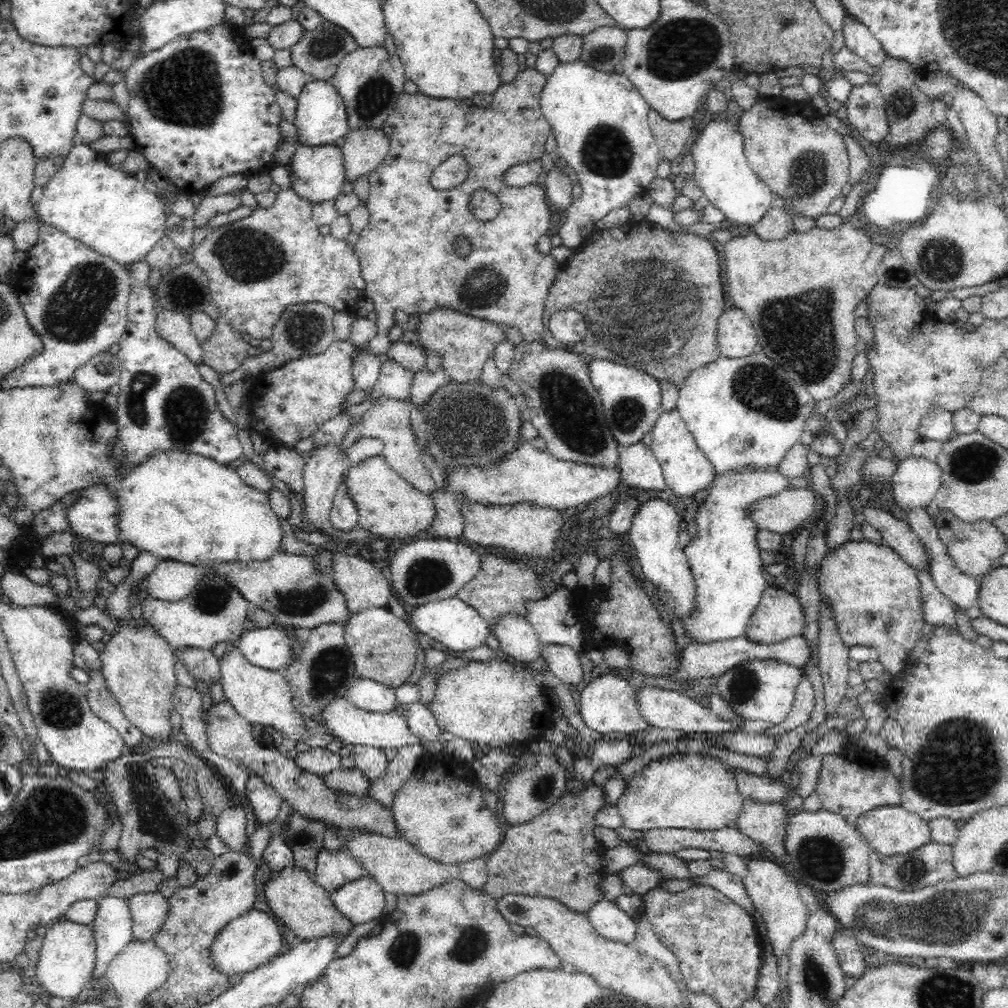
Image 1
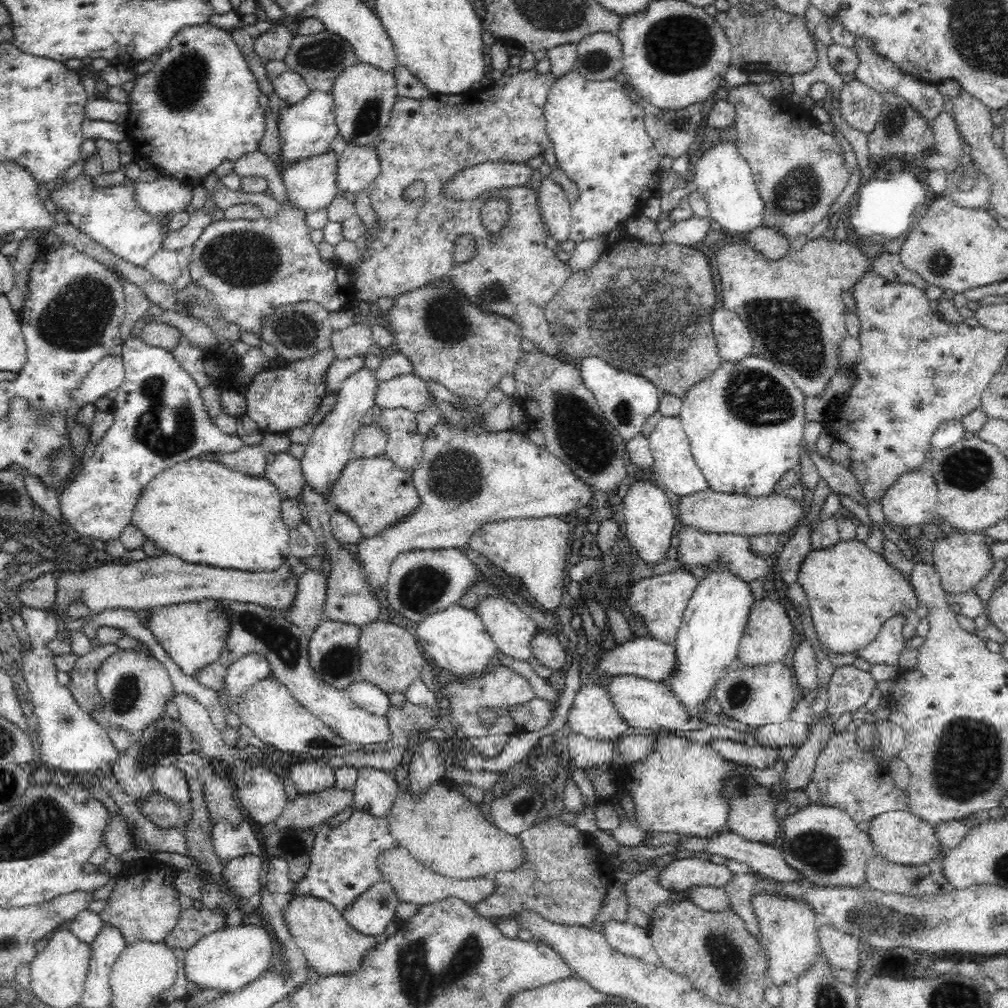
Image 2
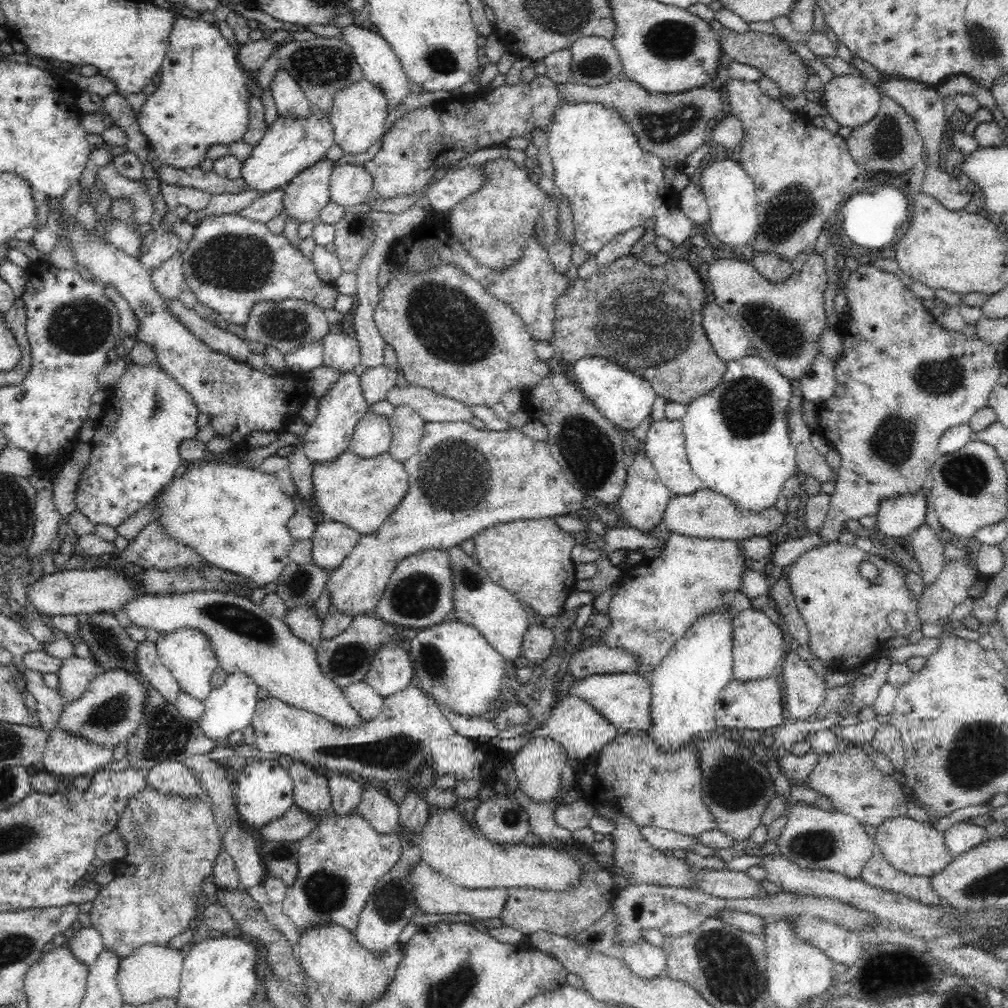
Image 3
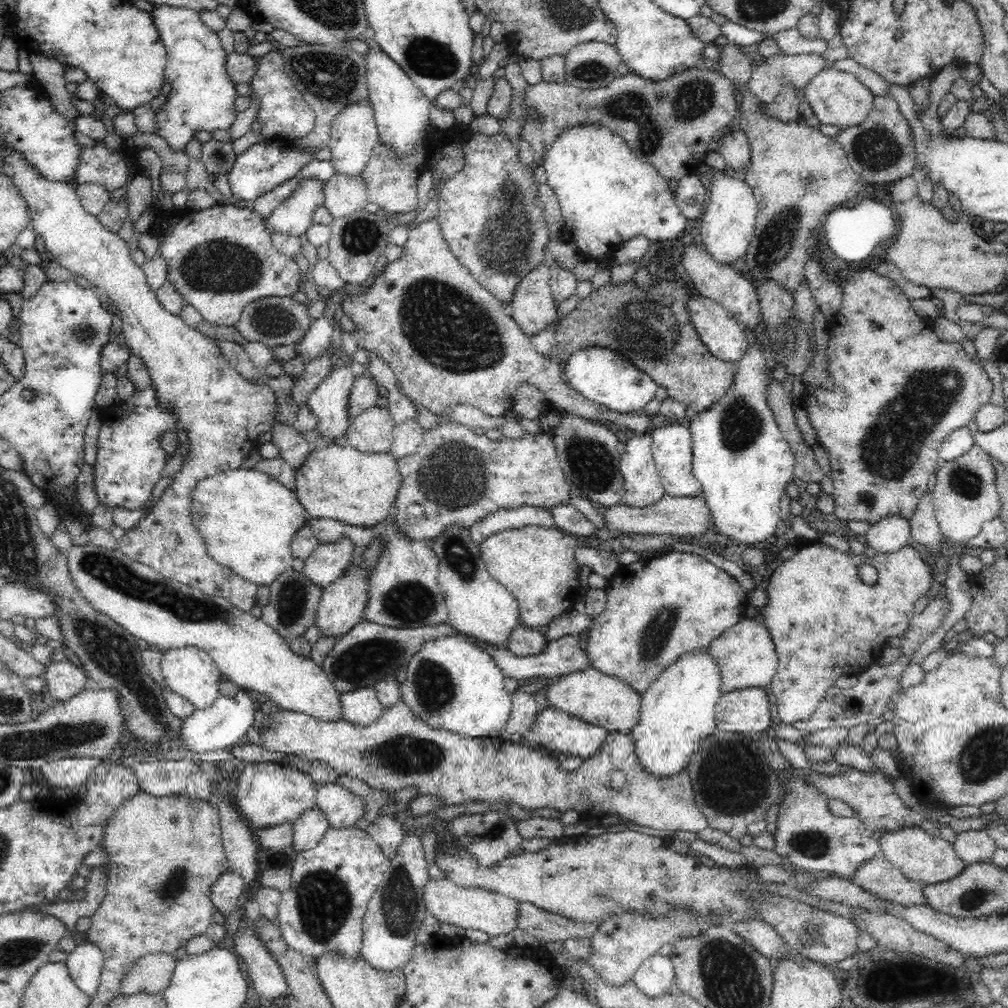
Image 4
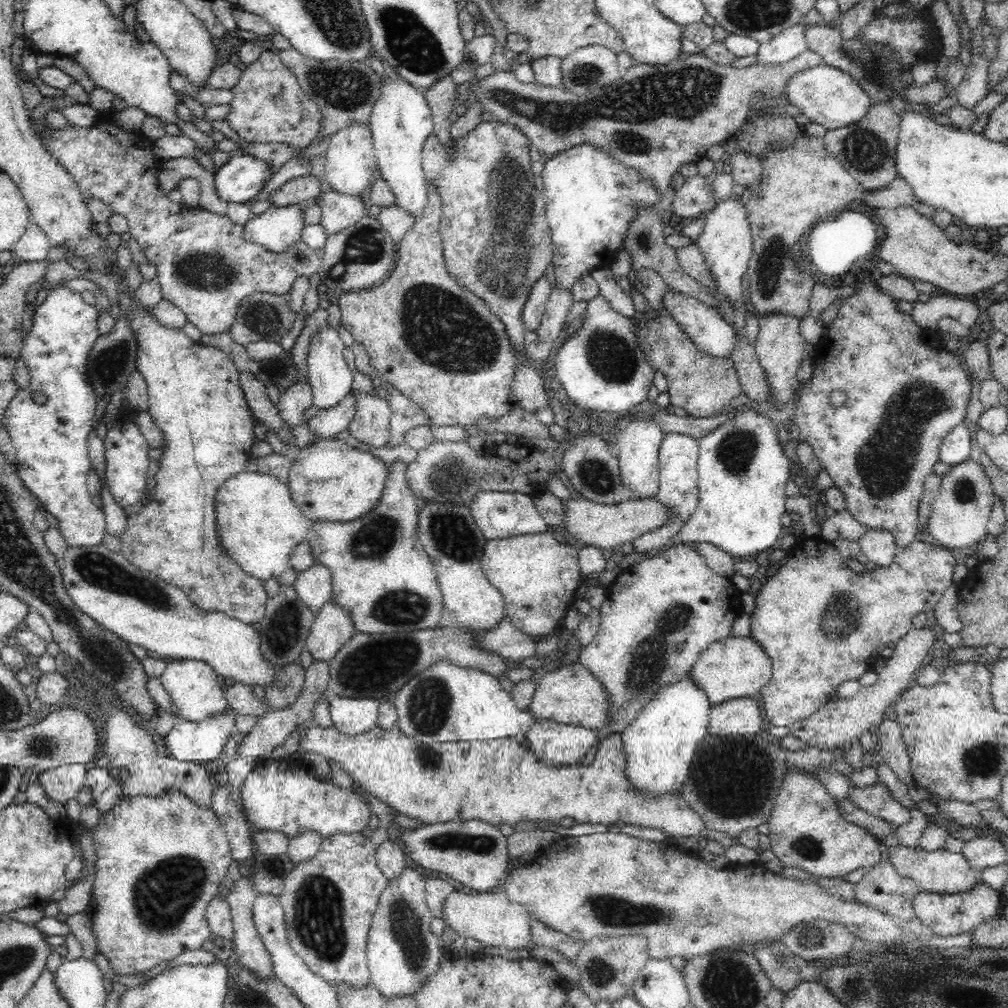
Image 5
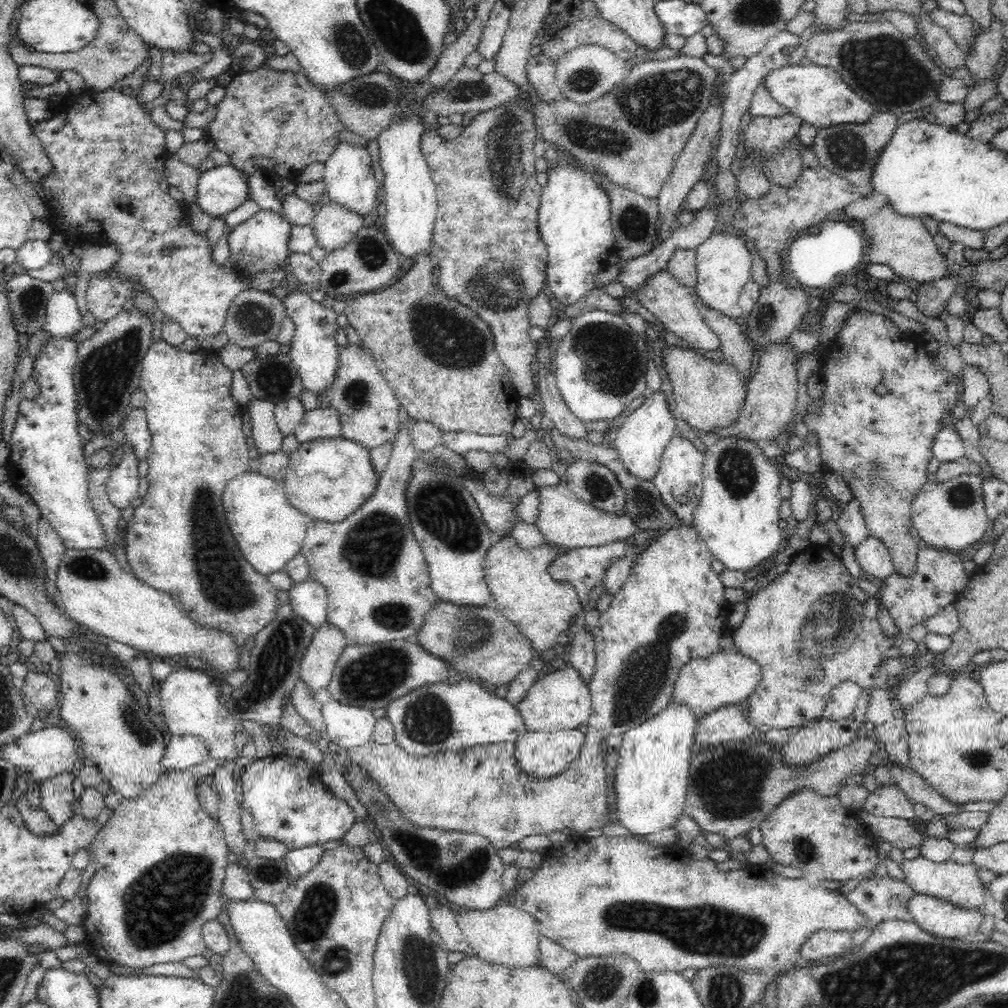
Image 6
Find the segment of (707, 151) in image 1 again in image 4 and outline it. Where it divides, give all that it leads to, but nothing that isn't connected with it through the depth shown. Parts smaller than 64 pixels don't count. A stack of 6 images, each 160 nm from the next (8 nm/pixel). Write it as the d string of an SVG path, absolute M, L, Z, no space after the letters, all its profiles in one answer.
M715 172L712 186L708 191L708 201L701 215L700 236L706 252L718 264L731 266L746 256L755 234L757 208L752 188L742 177L732 173Z

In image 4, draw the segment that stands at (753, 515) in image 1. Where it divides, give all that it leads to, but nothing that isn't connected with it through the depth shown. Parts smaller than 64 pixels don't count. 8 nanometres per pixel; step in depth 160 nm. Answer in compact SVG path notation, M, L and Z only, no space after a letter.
M664 493L664 497L651 506L635 508L627 505L615 505L600 511L603 529L620 534L669 534L674 536L699 536L712 530L712 517L702 494L696 498L678 498Z

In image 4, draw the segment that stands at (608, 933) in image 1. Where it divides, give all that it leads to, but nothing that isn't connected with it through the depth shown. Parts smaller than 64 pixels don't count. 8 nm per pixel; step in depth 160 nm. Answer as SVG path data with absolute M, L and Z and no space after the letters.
M656 953L638 967L632 982L646 996L656 998L676 992L674 975L675 968L671 959Z

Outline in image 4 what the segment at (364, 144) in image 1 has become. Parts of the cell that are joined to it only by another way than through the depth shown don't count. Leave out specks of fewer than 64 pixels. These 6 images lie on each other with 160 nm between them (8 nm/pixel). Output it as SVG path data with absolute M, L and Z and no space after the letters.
M334 174L323 183L323 205L333 220L352 216L368 204L366 183L360 177Z

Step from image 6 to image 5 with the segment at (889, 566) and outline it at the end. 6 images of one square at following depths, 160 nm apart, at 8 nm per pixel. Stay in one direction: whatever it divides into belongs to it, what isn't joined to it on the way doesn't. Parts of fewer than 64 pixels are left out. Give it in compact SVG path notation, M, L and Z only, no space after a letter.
M867 529L858 541L862 554L877 567L886 568L895 559L894 535L886 529Z

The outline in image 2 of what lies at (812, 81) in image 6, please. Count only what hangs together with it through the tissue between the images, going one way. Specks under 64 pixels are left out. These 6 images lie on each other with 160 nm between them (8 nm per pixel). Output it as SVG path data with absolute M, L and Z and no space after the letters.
M853 76L844 80L838 103L842 118L866 134L872 132L883 109L882 95Z

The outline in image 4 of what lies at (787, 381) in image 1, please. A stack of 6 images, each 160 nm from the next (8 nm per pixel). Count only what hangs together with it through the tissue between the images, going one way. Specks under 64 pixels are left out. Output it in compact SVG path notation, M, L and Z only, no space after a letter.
M753 339L750 341L747 352L742 356L742 359L736 364L738 374L735 375L734 382L732 386L728 389L726 395L724 395L720 400L717 400L709 409L699 412L697 415L690 416L691 423L689 426L692 444L693 444L693 475L696 480L700 483L701 492L705 499L708 510L710 510L710 517L712 517L712 530L716 534L721 534L722 536L727 536L727 540L731 539L737 544L744 544L746 546L754 547L754 544L758 544L762 541L767 540L771 536L775 536L776 526L778 522L781 521L778 517L780 512L780 499L782 494L784 494L784 489L786 485L792 482L792 472L794 472L794 457L790 452L790 447L788 446L788 441L783 437L782 431L779 429L778 423L766 403L766 389L768 388L768 383L766 383L766 378L769 375L769 369L766 368L764 358L762 358L762 352L758 349L758 340Z

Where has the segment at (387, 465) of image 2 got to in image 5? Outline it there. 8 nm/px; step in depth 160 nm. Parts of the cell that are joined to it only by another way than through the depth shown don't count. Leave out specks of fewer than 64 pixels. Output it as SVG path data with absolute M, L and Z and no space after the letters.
M344 438L316 439L300 448L286 483L296 507L311 521L348 522L378 505L386 480L386 464L360 451Z

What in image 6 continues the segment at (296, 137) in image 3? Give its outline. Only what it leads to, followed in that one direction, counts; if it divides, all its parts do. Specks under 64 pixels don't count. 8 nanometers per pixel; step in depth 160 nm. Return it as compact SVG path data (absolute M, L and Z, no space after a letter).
M226 163L200 174L194 203L211 218L222 218L246 201L247 191L244 173Z

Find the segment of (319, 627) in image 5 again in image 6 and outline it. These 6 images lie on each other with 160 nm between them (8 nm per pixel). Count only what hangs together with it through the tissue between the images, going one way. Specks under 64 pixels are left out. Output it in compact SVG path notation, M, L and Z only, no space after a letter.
M328 621L315 632L298 672L298 678L304 681L313 699L329 687L336 661L347 644L342 631Z

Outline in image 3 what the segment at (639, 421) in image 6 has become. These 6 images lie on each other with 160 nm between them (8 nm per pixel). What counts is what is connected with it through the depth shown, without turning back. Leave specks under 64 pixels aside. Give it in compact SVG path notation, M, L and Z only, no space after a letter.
M635 452L633 454L633 462L626 468L627 481L618 504L621 511L626 515L626 518L628 518L628 526L643 533L652 530L654 526L660 524L662 514L664 514L664 510L671 500L672 494L670 494L670 491L664 486L662 480L660 480L652 461L645 453Z

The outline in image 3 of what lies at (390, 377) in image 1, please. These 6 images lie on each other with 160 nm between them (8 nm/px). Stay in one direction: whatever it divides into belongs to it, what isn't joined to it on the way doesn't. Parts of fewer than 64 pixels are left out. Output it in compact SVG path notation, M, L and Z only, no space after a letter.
M402 384L401 387L392 387L387 394L387 399L395 406L406 405L417 412L426 422L471 422L475 417L469 405L462 404L450 397L445 397L432 392L430 389Z

